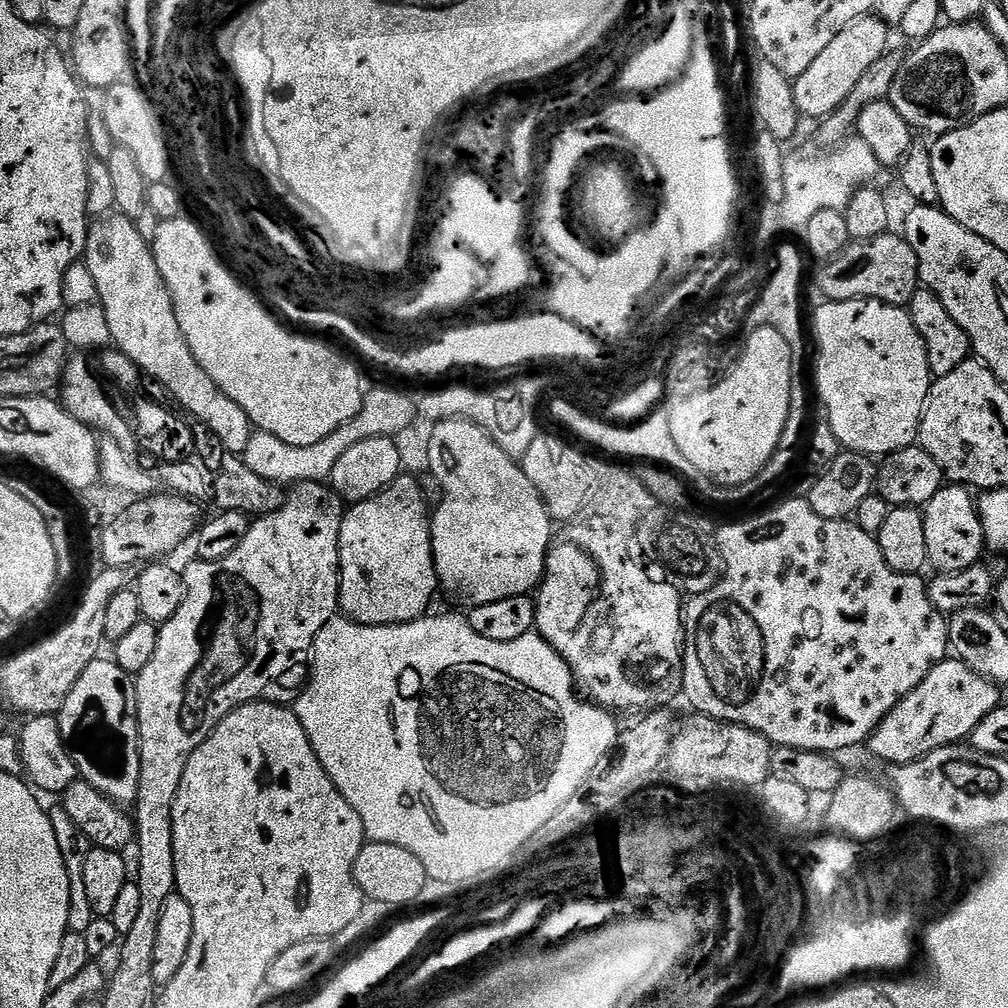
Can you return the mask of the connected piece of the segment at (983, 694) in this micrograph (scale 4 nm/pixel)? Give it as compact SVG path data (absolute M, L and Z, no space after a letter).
M945 658L939 660L922 678L922 682L906 698L886 714L884 721L880 723L872 732L866 741L866 748L869 748L880 760L885 760L888 766L899 766L909 764L915 760L921 760L926 754L930 754L939 748L959 745L971 737L974 729L977 728L983 720L991 714L993 710L1001 707L1000 700L1001 689L987 680L984 676L979 676L970 665L964 664L958 658Z

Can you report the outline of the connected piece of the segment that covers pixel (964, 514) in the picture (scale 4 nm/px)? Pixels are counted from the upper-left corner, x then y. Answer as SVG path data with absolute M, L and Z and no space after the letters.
M941 486L938 494L930 498L922 511L926 522L926 550L928 563L937 573L961 572L981 563L985 555L984 527L980 521L977 501L973 493L964 486Z

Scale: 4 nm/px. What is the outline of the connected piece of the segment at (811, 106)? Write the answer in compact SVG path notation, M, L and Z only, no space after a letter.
M869 14L846 26L846 30L842 30L842 34L838 34L838 38L834 38L834 42L830 42L830 46L826 46L818 58L814 58L806 74L795 77L792 89L801 117L825 118L838 110L850 97L850 92L857 86L862 74L866 74L866 70L870 70L870 66L874 66L874 62L878 62L878 58L889 51L888 31L889 25L876 14Z

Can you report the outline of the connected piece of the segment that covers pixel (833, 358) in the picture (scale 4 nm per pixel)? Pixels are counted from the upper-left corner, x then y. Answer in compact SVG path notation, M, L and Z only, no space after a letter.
M833 300L821 303L821 308L813 316L810 316L810 332L816 335L816 352L814 348L814 392L820 395L824 403L823 411L826 413L830 426L838 438L841 449L850 452L861 452L869 458L883 458L892 452L903 448L913 447L920 435L920 419L924 413L924 403L928 397L928 391L932 388L934 379L928 359L926 358L926 346L922 342L922 334L914 326L912 316L907 307L887 304L881 300Z

